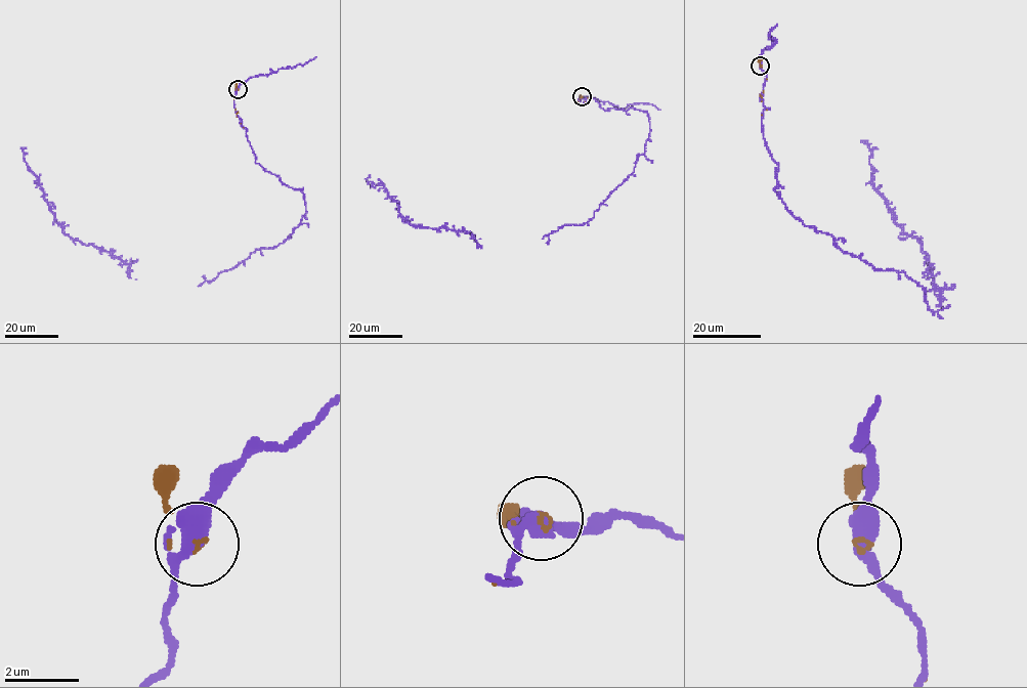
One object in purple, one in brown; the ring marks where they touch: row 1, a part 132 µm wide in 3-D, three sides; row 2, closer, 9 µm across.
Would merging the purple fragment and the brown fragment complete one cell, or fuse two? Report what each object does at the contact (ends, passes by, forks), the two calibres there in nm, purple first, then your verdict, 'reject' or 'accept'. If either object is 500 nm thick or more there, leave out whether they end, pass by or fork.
purple passes by; brown ends there; 460 nm thick on the purple side, 100 nm on the other; accept

